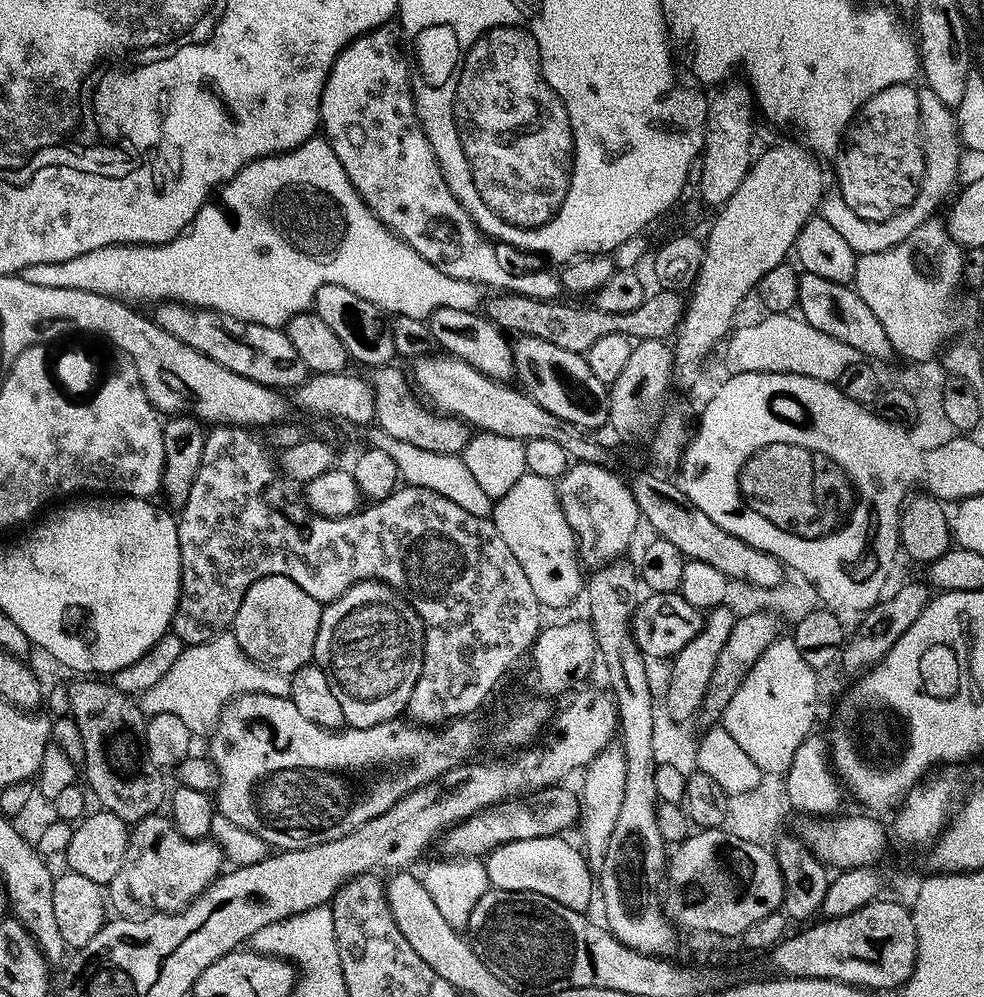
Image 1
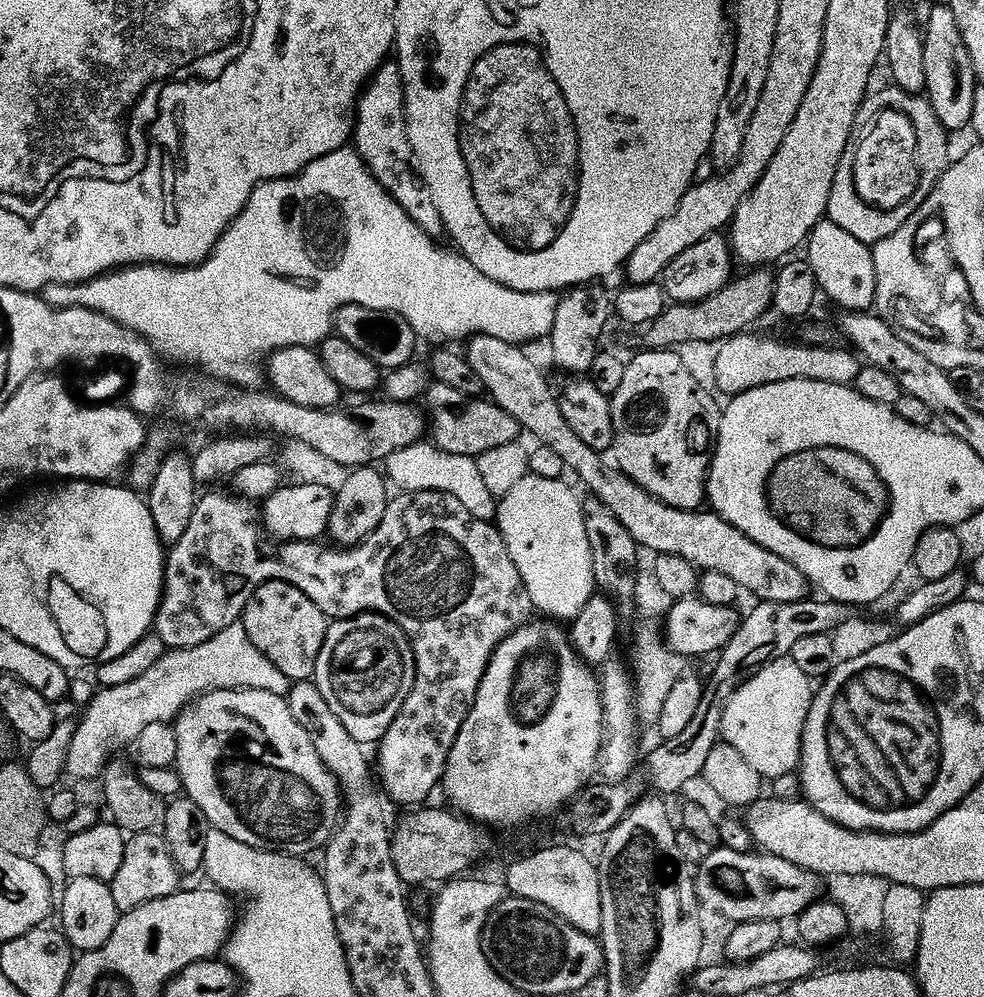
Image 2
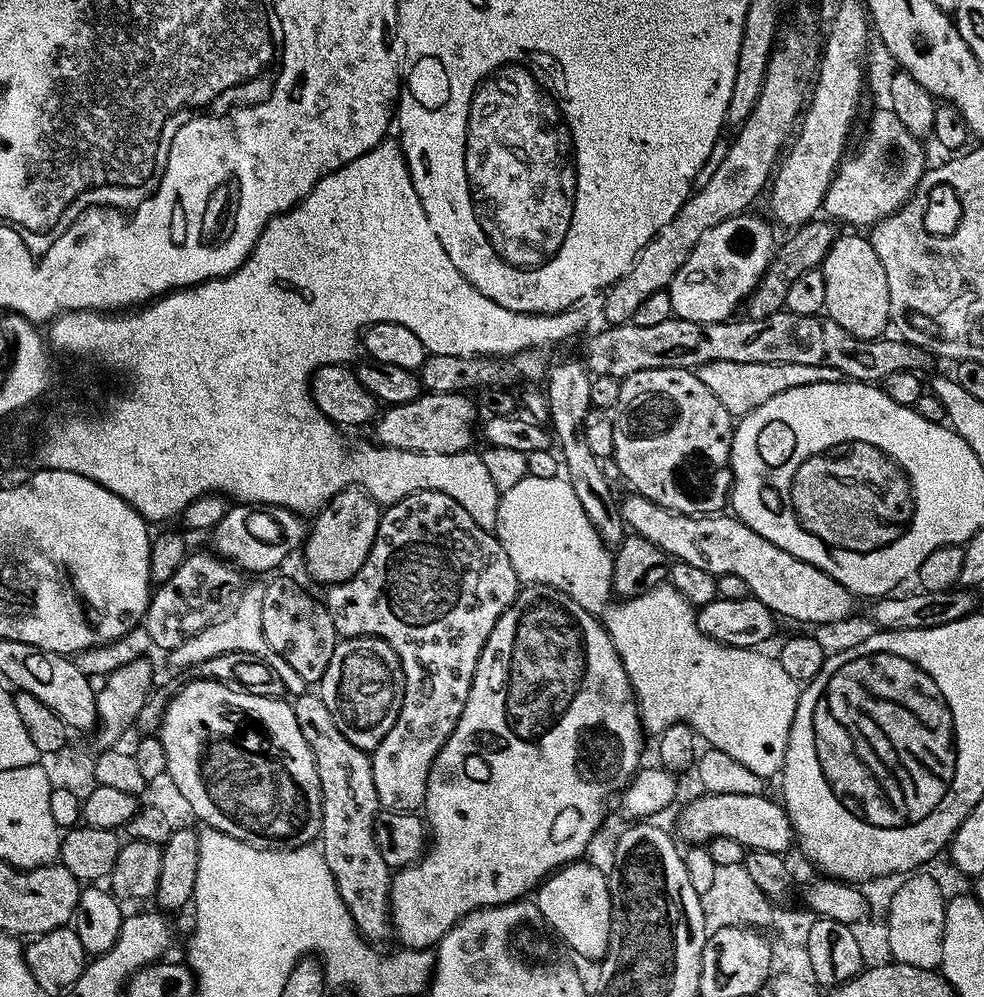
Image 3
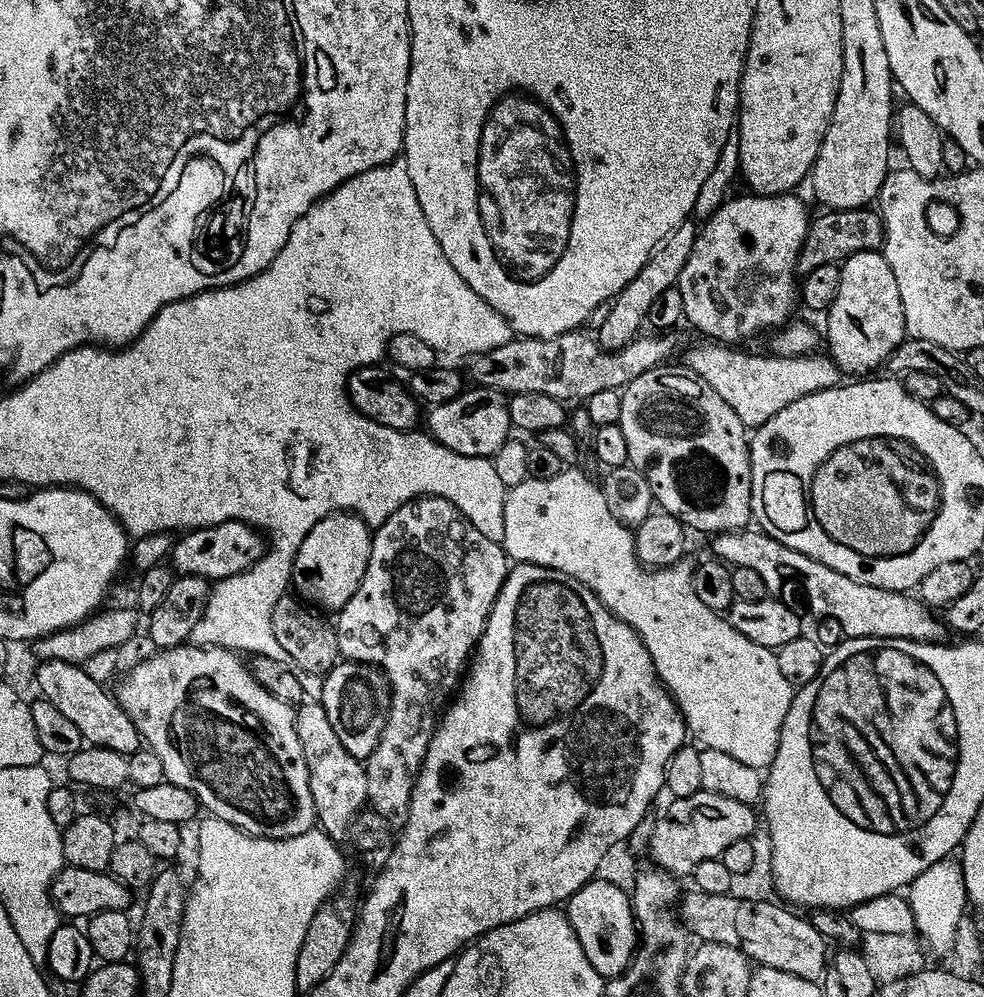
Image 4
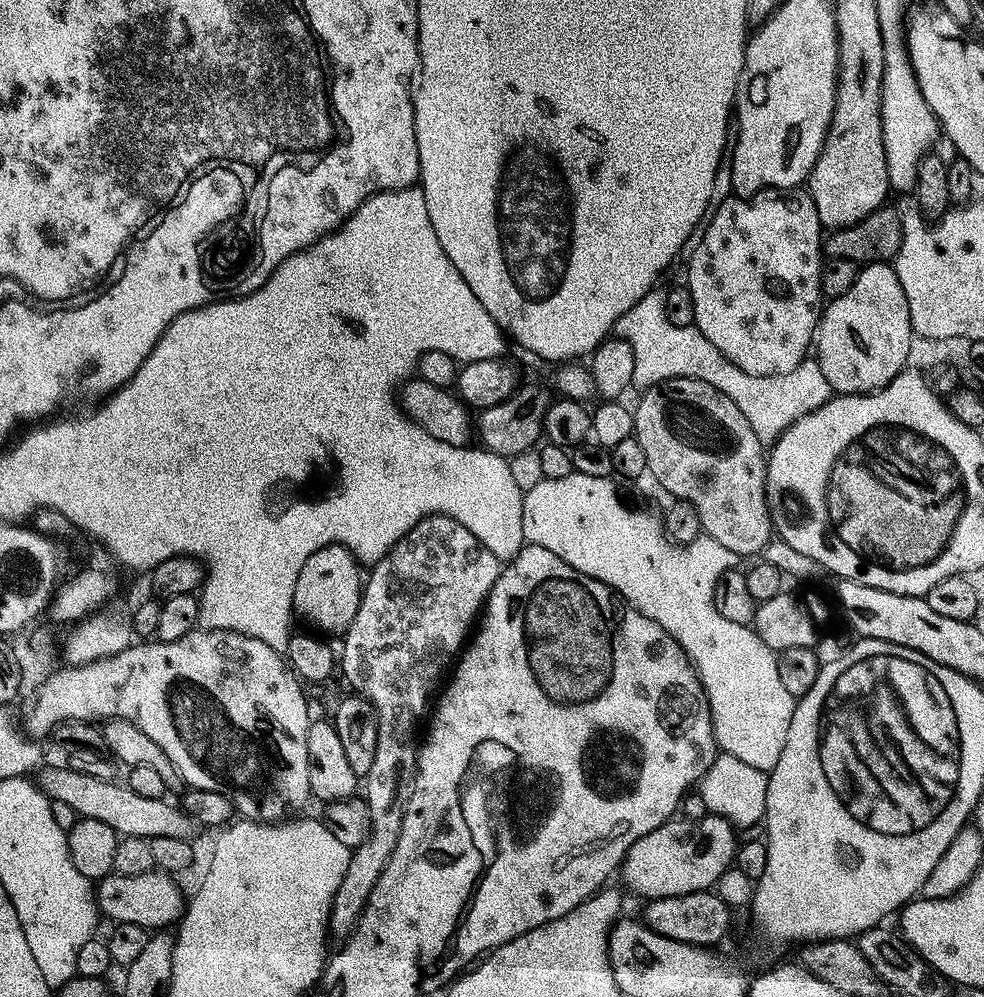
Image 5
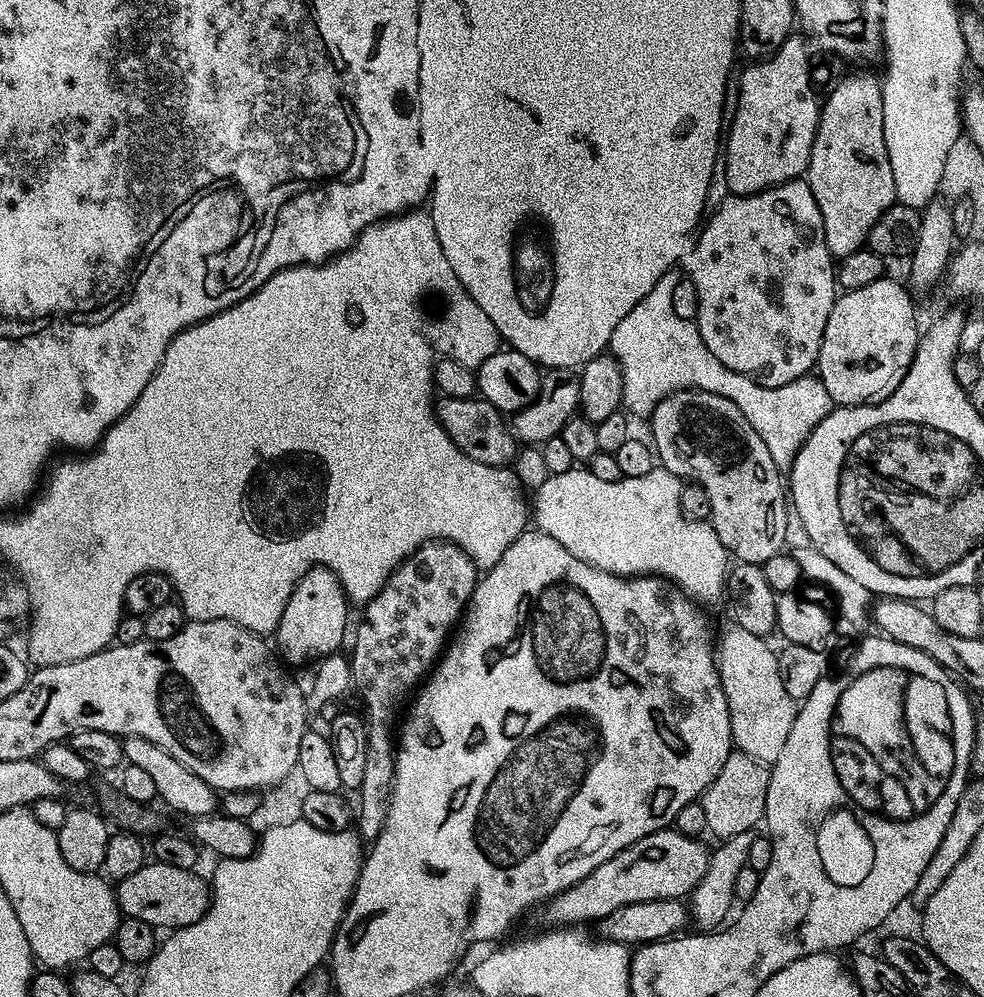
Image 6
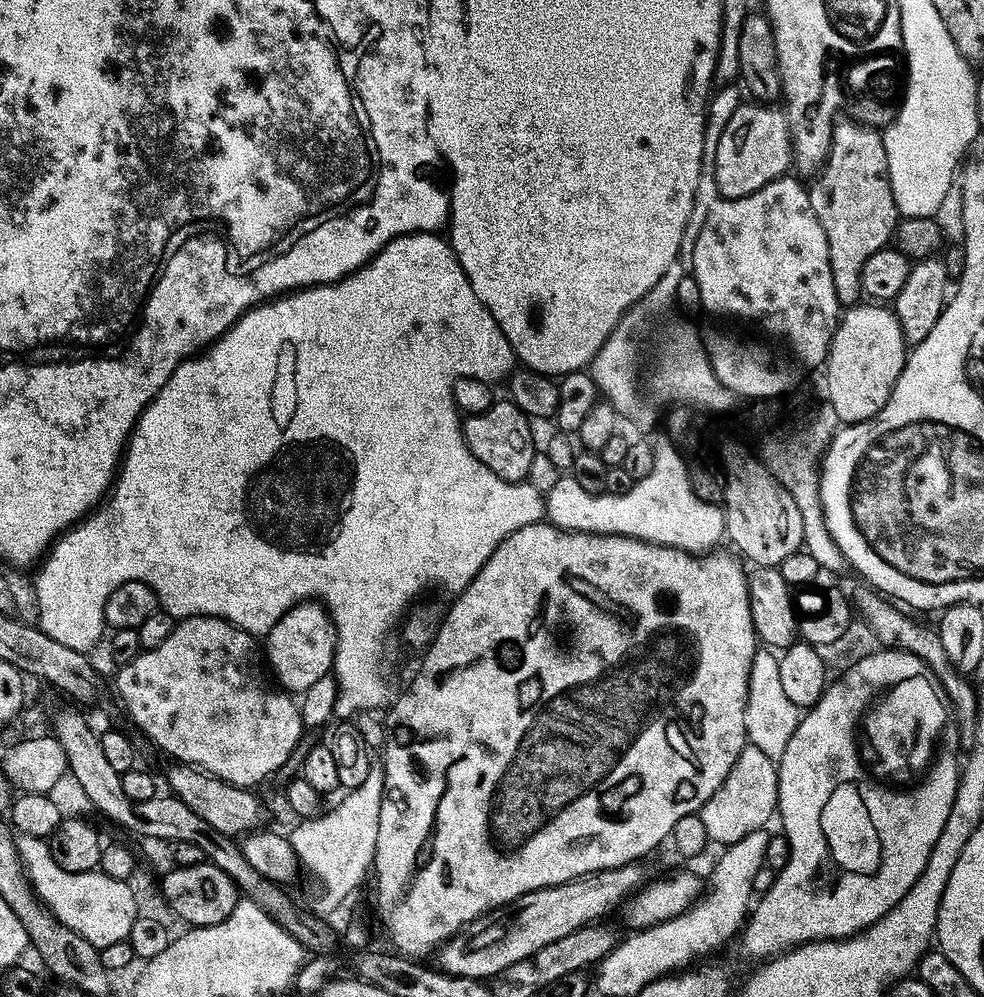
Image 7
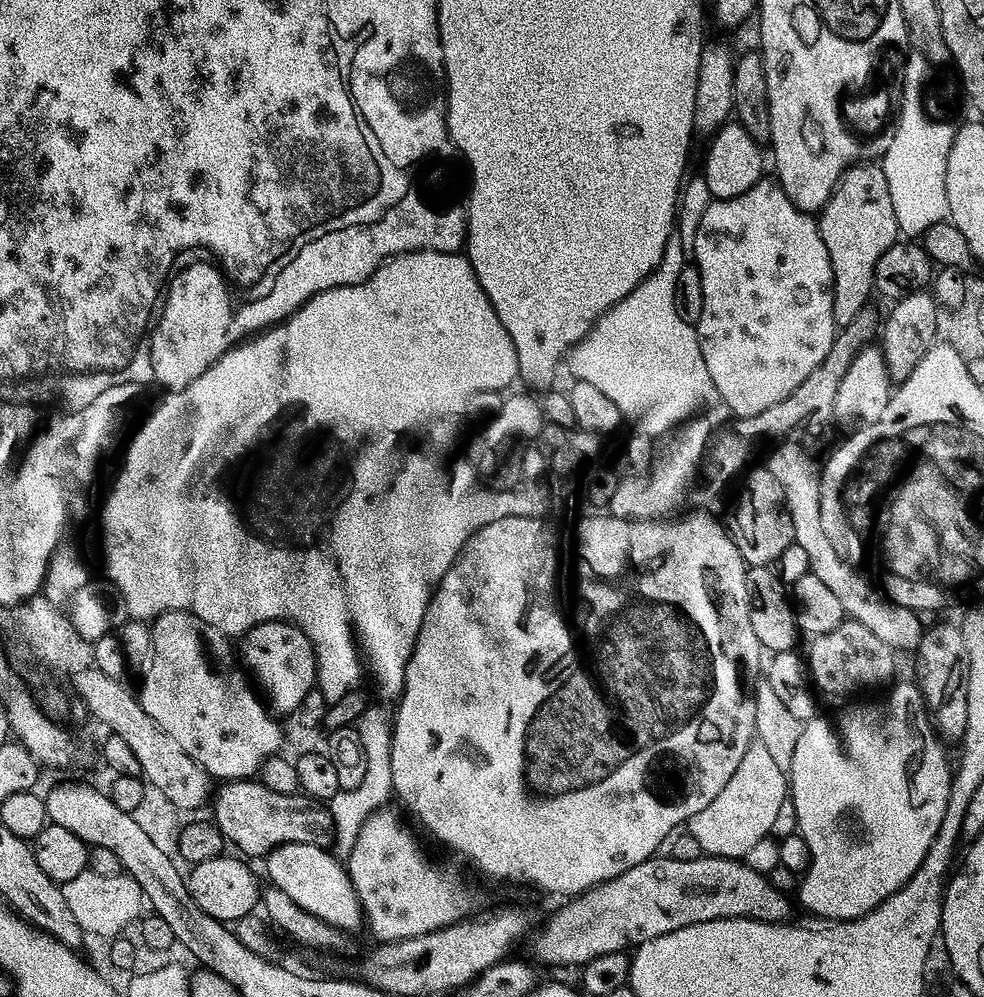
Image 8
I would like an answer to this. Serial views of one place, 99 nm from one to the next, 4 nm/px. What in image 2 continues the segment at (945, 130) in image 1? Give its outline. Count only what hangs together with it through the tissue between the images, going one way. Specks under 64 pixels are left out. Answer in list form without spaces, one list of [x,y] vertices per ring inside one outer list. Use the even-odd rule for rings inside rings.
[[[887,84],[886,87],[876,91],[873,89],[865,95],[857,112],[857,117],[861,121],[870,122],[881,111],[890,109],[904,113],[909,118],[914,130],[915,166],[918,172],[916,192],[910,194],[904,202],[886,210],[866,204],[856,192],[853,182],[855,154],[853,149],[848,148],[845,149],[838,162],[838,170],[834,170],[834,182],[830,186],[830,198],[828,199],[827,219],[833,220],[835,224],[842,226],[842,230],[846,230],[846,234],[854,234],[854,238],[858,238],[869,246],[875,244],[877,240],[894,234],[894,230],[898,230],[898,226],[902,226],[906,222],[906,218],[910,218],[910,214],[914,214],[925,207],[926,194],[936,185],[936,179],[950,163],[950,155],[948,156],[950,132],[942,126],[942,122],[938,120],[937,115],[932,110],[928,98],[921,93],[912,94],[893,84]]]

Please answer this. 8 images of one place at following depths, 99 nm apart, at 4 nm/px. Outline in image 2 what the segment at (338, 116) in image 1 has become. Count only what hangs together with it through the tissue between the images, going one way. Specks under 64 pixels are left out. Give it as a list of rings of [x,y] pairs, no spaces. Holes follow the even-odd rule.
[[[385,62],[364,85],[354,109],[354,127],[350,137],[357,155],[367,166],[368,173],[384,187],[406,210],[406,214],[428,236],[441,235],[440,215],[428,193],[428,187],[420,179],[412,159],[412,147],[404,125],[404,83],[400,81],[397,65]]]

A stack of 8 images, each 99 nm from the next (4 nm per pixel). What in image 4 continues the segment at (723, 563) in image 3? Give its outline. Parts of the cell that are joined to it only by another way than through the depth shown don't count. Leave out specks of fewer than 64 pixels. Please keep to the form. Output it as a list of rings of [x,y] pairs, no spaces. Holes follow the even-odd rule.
[[[759,530],[722,532],[713,535],[711,540],[713,557],[729,566],[757,571],[762,582],[766,582],[769,593],[780,594],[787,580],[797,580],[804,587],[804,596],[809,606],[818,615],[836,620],[845,637],[877,636],[929,642],[945,639],[946,625],[943,619],[915,595],[854,582],[854,578],[846,578],[846,574],[838,574],[838,570],[830,570],[830,566],[822,566],[822,562],[782,546],[782,542]]]

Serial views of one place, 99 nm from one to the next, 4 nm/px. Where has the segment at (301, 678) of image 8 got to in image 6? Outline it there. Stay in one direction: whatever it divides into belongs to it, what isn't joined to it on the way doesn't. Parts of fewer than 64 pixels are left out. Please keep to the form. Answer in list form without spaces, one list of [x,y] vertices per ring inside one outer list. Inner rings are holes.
[[[323,566],[310,569],[296,584],[282,610],[280,625],[274,633],[274,639],[280,643],[279,655],[292,665],[304,664],[307,660],[319,662],[325,656],[339,653],[344,648],[344,635],[350,632],[348,608],[350,601],[339,576]]]

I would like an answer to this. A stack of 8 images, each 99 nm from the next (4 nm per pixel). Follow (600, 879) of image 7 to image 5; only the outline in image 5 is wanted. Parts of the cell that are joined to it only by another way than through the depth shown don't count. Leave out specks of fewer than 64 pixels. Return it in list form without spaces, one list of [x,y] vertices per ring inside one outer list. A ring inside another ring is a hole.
[[[705,814],[700,819],[676,819],[669,818],[665,824],[660,824],[654,830],[650,830],[645,836],[640,836],[635,842],[629,844],[623,853],[618,873],[620,872],[621,878],[624,879],[625,886],[630,891],[644,896],[645,901],[711,889],[724,870],[733,863],[734,853],[738,848],[738,839],[736,840],[735,834],[737,833],[731,822],[711,814]]]

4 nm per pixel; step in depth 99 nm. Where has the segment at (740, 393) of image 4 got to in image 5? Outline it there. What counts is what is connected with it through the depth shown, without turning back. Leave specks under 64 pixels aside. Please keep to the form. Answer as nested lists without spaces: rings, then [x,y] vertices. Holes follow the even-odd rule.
[[[660,290],[648,292],[629,312],[623,312],[614,325],[614,332],[632,351],[633,381],[641,380],[641,385],[647,386],[660,377],[673,380],[685,376],[706,382],[714,386],[714,390],[726,394],[726,398],[746,414],[746,422],[754,426],[762,442],[776,441],[795,420],[818,410],[834,395],[820,365],[812,358],[805,358],[792,372],[779,372],[773,376],[738,370],[738,366],[734,366],[734,362],[718,351],[695,326],[674,326],[674,322],[666,318],[664,292]]]

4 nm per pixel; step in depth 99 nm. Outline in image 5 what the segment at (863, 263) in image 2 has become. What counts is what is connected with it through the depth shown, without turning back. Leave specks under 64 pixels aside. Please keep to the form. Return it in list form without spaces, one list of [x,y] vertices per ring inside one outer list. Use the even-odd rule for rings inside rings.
[[[891,263],[883,264],[865,264],[855,273],[855,280],[848,290],[836,299],[827,301],[828,309],[823,309],[822,315],[818,320],[818,327],[814,337],[814,359],[820,365],[823,377],[826,382],[830,382],[833,393],[843,394],[846,396],[863,396],[869,392],[879,392],[887,384],[891,384],[893,378],[905,371],[908,355],[912,352],[912,340],[914,341],[914,333],[912,323],[910,322],[910,308],[906,302],[906,293],[902,290],[902,282],[898,282],[898,274],[895,267]]]

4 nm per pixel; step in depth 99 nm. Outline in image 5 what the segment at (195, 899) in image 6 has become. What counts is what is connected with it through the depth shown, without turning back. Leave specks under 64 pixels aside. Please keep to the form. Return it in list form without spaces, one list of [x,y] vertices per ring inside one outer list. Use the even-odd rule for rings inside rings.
[[[163,870],[146,874],[112,872],[102,877],[94,888],[99,915],[104,918],[109,916],[109,921],[118,924],[133,924],[149,930],[162,930],[175,925],[184,914],[186,896],[180,893],[179,886],[172,880],[175,879]]]

